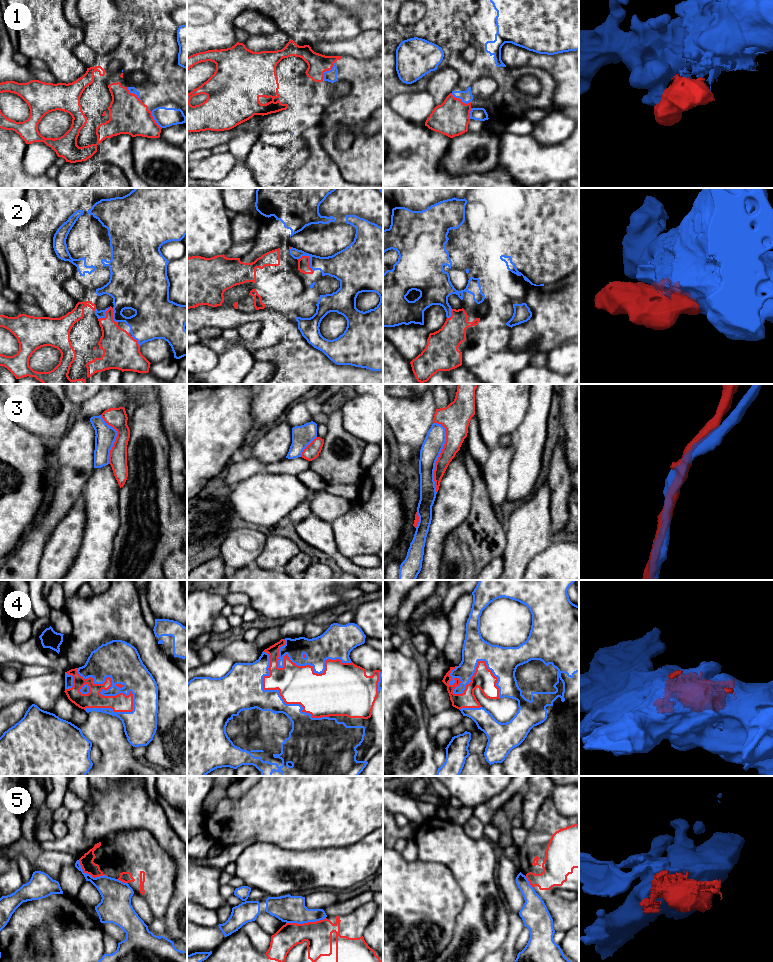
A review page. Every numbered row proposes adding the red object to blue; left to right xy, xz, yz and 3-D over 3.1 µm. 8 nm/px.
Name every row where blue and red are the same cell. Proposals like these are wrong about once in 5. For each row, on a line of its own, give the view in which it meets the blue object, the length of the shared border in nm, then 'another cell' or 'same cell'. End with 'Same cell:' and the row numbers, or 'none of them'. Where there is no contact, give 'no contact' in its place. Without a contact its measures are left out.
1: meets blue in xz; contact 190 nm long; another cell
2: meets blue in xz; contact 170 nm long; same cell
3: meets blue in yz; contact 550 nm long; same cell
4: meets blue in xy; contact 550 nm long; same cell
5: meets blue in xz; contact 320 nm long; another cell
Same cell: 2, 3, 4

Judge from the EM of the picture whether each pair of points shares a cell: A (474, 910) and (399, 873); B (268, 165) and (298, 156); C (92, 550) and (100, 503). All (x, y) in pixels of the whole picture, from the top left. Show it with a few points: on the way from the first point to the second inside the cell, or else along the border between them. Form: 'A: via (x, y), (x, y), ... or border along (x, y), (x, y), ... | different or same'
A: border along (457, 882), (464, 896), (464, 905), (454, 927) | different
B: via (275, 165), (291, 158) | same
C: via (98, 538), (100, 515) | same

